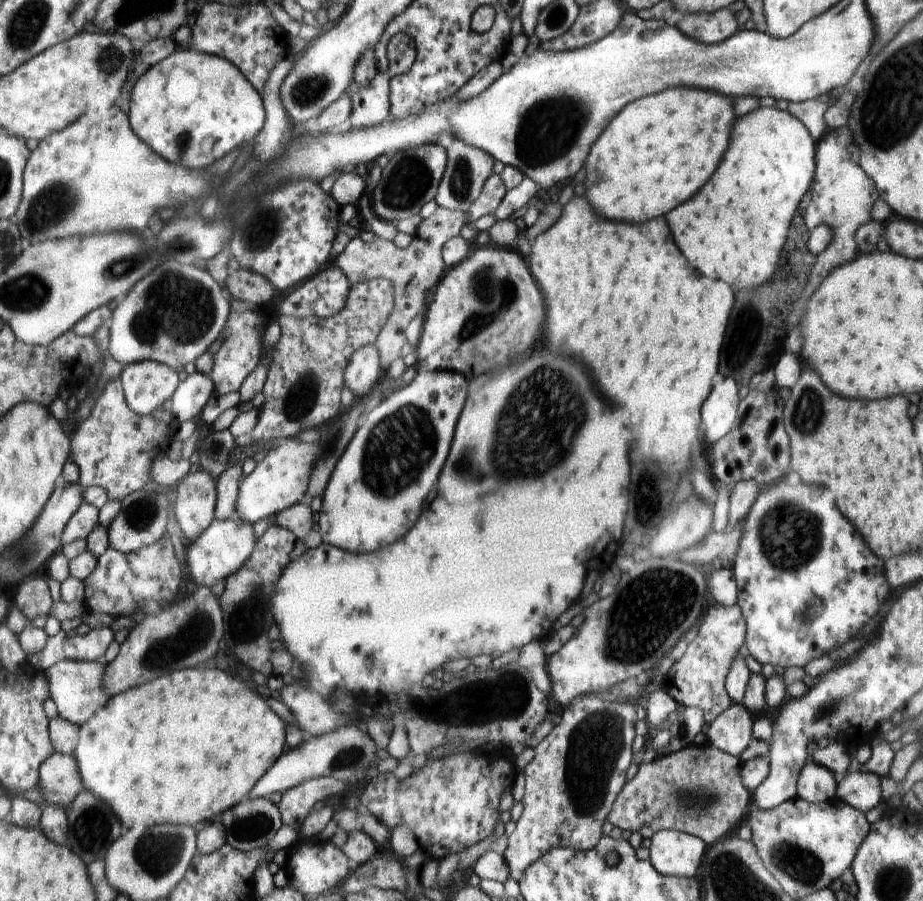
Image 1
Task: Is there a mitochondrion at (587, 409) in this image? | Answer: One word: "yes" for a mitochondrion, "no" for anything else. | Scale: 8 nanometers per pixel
yes

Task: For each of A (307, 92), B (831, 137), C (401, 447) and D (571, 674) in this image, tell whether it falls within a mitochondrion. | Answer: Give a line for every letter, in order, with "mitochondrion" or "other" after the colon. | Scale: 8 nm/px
A: mitochondrion
B: other
C: mitochondrion
D: other

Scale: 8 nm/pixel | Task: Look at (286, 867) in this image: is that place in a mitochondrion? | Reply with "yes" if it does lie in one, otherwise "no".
no

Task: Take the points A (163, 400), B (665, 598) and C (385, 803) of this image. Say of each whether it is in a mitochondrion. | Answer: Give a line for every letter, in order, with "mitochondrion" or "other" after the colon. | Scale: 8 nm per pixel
A: other
B: mitochondrion
C: other

